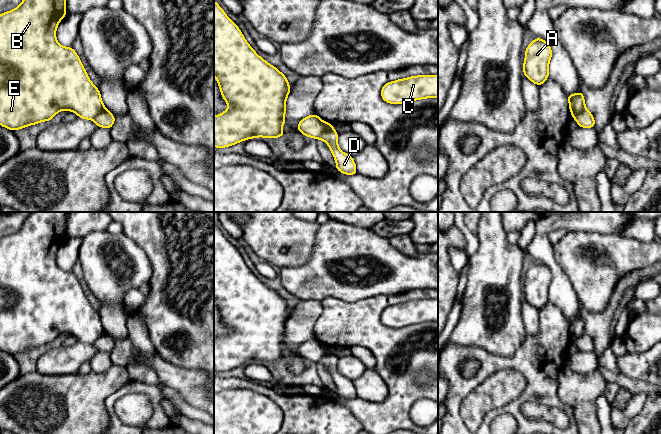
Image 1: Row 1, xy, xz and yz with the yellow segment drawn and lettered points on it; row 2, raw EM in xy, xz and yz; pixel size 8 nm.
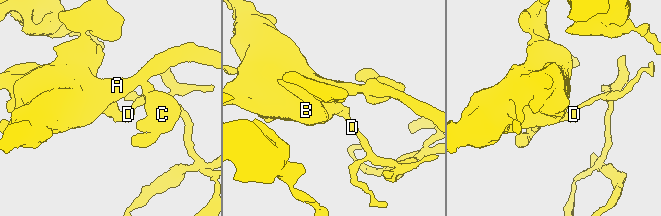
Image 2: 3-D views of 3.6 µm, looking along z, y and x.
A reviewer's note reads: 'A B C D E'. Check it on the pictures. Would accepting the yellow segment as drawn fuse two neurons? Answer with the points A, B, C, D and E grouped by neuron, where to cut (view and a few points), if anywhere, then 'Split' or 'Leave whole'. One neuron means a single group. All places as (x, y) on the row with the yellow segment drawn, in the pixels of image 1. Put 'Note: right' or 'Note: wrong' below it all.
Groups: A B C E / D. Split along xz (325, 122), (323, 132), (317, 139). Split
Note: wrong

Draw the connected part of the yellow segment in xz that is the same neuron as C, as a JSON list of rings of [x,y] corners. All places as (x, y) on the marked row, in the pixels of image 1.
[[[418,75],[387,82],[381,89],[381,98],[390,104],[438,98],[438,75]]]

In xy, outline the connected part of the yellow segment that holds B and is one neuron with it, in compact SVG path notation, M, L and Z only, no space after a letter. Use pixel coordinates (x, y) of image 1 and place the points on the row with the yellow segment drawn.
M22 0L17 8L0 15L0 126L16 131L42 121L49 122L61 110L72 111L81 119L93 120L105 108L99 89L91 82L75 50L62 46L56 39L56 29L66 14L66 0Z

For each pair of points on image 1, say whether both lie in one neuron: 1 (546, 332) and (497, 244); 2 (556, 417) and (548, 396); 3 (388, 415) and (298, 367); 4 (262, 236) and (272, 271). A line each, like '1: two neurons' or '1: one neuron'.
1: two neurons
2: two neurons
3: two neurons
4: two neurons

